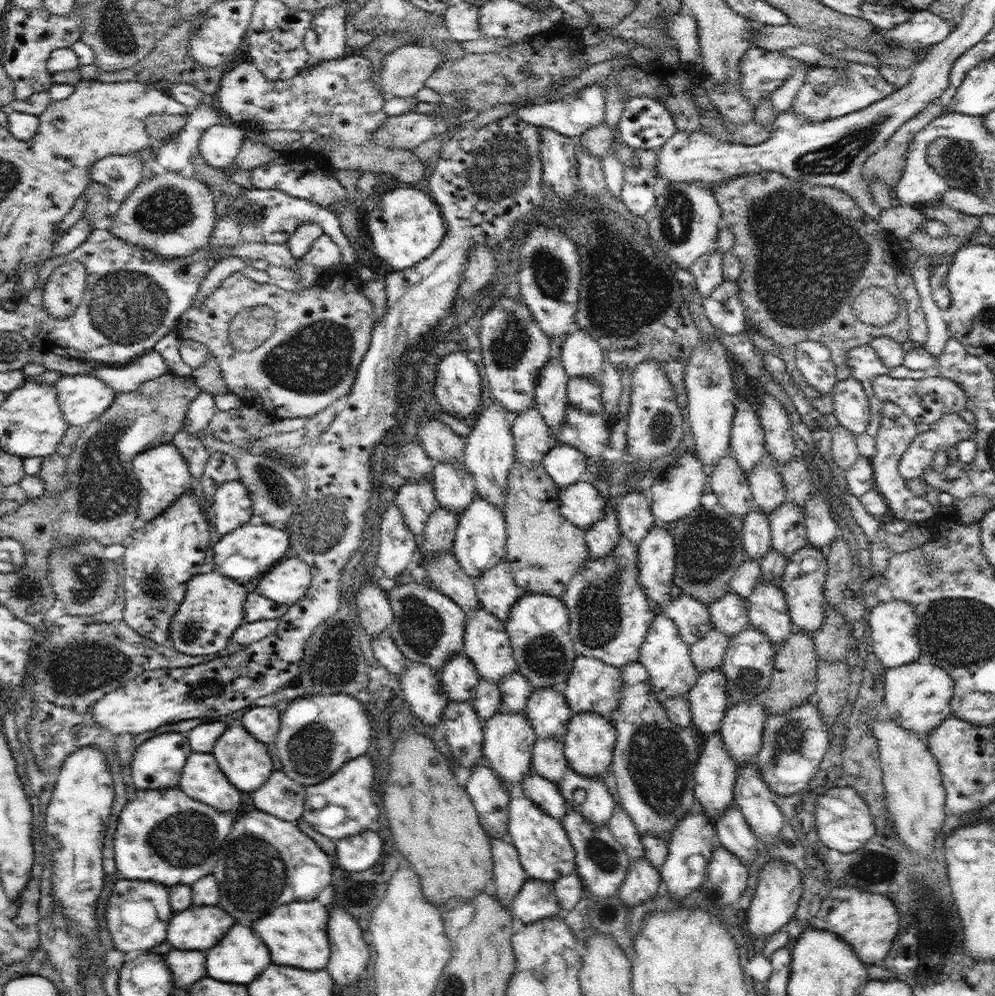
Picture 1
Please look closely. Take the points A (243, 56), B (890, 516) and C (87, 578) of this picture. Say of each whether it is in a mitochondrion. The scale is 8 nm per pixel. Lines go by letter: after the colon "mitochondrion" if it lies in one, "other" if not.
A: other
B: other
C: mitochondrion

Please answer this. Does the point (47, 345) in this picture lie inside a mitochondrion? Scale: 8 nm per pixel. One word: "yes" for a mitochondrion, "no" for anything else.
no

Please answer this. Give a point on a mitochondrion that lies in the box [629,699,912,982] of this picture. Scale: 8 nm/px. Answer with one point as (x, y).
(789, 740)

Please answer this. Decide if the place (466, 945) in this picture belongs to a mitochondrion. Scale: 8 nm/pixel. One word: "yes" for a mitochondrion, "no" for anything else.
no

